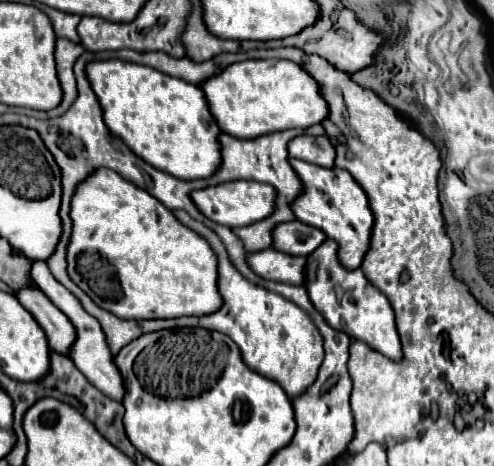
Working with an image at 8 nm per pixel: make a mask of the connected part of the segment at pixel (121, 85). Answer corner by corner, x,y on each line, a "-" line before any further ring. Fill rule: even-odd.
94,61
86,65
90,85
102,105
108,129
140,159
180,179
208,179
220,165
220,127
198,85
168,77
128,61

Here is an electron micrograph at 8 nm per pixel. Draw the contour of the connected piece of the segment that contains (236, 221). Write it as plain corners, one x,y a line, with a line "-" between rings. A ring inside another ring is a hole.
238,181
238,183
222,183
216,187
200,189
192,193
194,205
208,217
220,225
230,229
234,227
248,227
256,221
270,217
276,211
276,189
258,181

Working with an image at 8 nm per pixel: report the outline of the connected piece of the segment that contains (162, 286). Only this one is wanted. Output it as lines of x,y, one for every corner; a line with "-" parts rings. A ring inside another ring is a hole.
112,169
94,171
78,187
70,217
74,221
72,241
68,245
68,275
94,299
94,303
120,319
170,319
202,317
220,311
218,259
204,237
182,225
170,209
138,185
126,181

